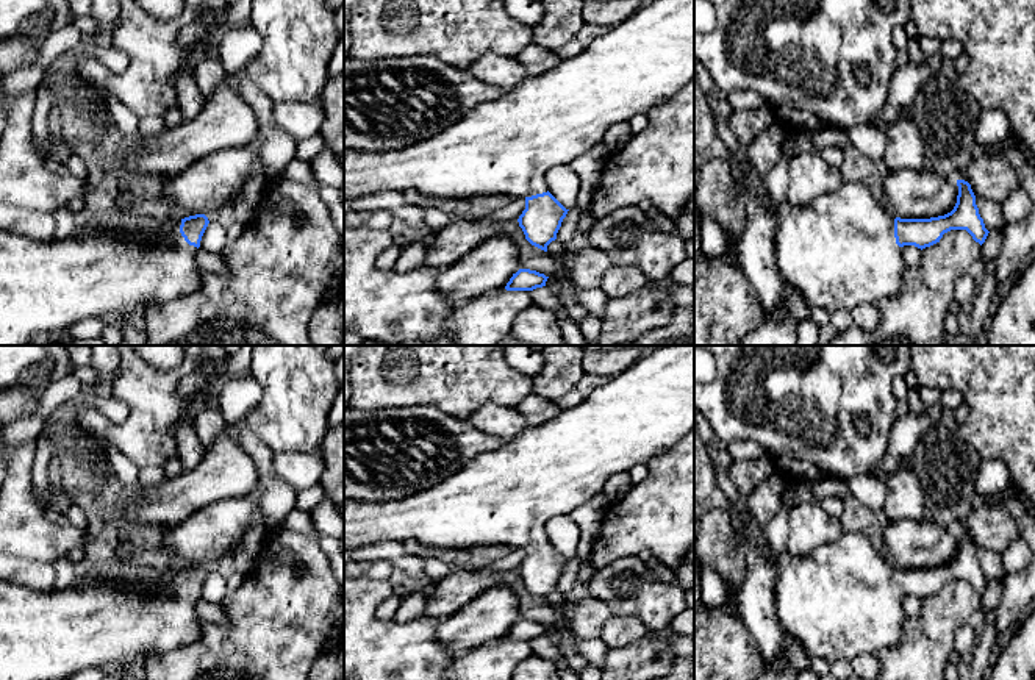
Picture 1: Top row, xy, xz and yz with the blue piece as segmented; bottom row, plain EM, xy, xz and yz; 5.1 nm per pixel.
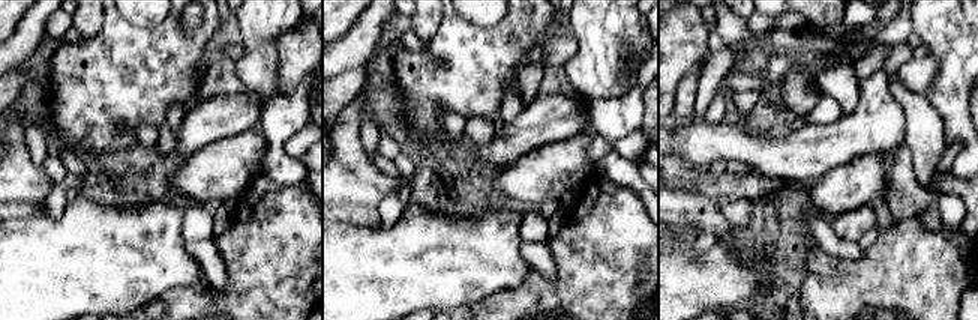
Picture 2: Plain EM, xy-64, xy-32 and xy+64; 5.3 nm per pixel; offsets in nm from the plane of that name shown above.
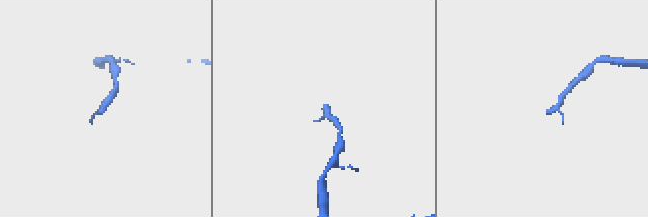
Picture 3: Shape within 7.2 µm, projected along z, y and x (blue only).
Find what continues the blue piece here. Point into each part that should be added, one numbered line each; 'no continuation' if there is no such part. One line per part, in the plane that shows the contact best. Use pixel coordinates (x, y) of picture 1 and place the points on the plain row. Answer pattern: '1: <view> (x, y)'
1: xy (52, 633)

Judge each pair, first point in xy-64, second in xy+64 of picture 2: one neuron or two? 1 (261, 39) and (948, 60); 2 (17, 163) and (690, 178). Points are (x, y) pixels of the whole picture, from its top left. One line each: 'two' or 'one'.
1: one
2: one

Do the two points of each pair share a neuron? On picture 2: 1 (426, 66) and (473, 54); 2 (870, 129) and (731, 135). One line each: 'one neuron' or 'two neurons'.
1: one neuron
2: one neuron

